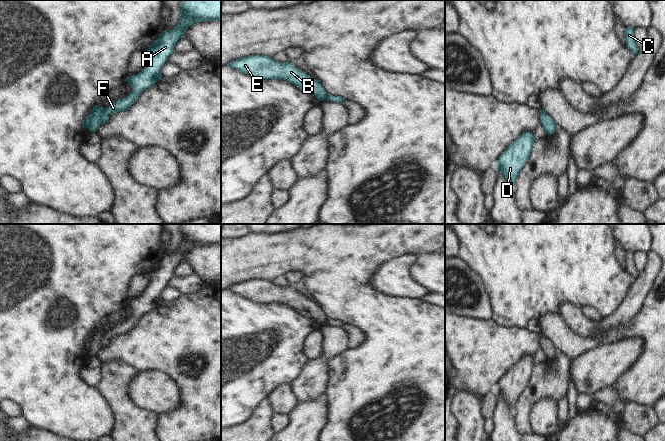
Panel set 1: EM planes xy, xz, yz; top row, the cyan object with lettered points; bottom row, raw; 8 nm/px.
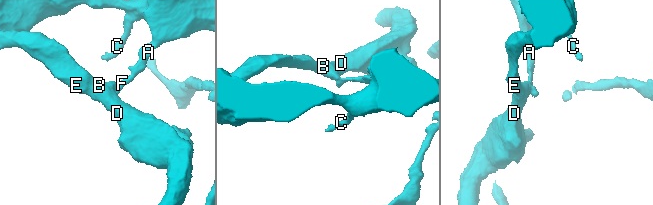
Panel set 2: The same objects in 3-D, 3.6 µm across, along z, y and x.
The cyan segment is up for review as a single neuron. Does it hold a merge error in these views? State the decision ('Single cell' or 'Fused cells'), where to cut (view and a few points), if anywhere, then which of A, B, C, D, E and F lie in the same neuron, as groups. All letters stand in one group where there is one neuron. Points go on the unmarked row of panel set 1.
Fused cells. Split along xy (104, 333), (100, 348). Groups: A C F / B D E

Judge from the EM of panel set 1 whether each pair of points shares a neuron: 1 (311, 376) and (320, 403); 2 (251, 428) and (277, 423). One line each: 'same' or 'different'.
1: different
2: different

